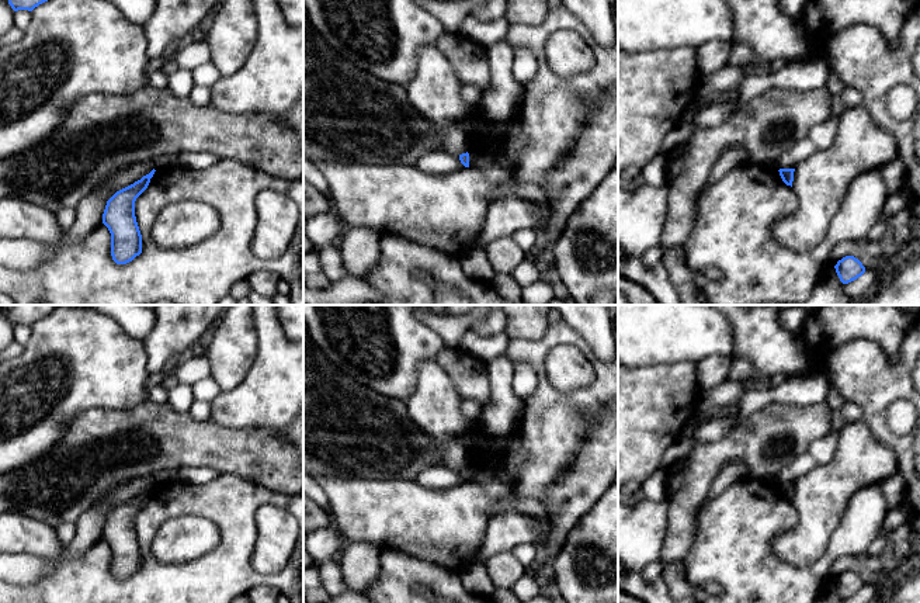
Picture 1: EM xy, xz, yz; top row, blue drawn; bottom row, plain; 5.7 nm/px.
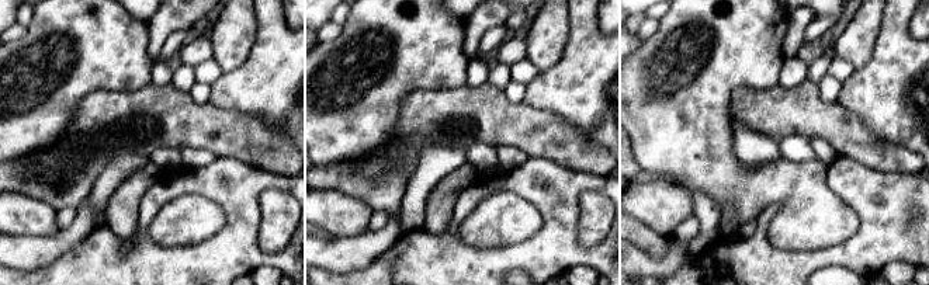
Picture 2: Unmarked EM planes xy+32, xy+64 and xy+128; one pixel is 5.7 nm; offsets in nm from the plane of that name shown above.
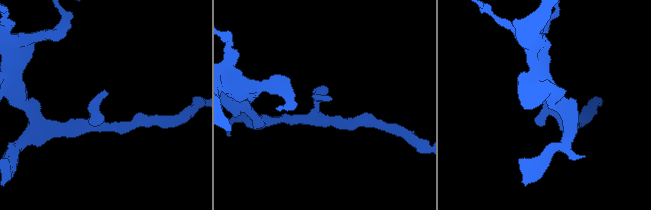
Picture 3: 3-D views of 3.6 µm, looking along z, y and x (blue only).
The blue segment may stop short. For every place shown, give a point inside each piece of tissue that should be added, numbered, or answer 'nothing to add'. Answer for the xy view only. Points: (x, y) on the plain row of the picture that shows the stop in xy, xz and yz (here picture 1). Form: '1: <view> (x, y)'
nothing to add

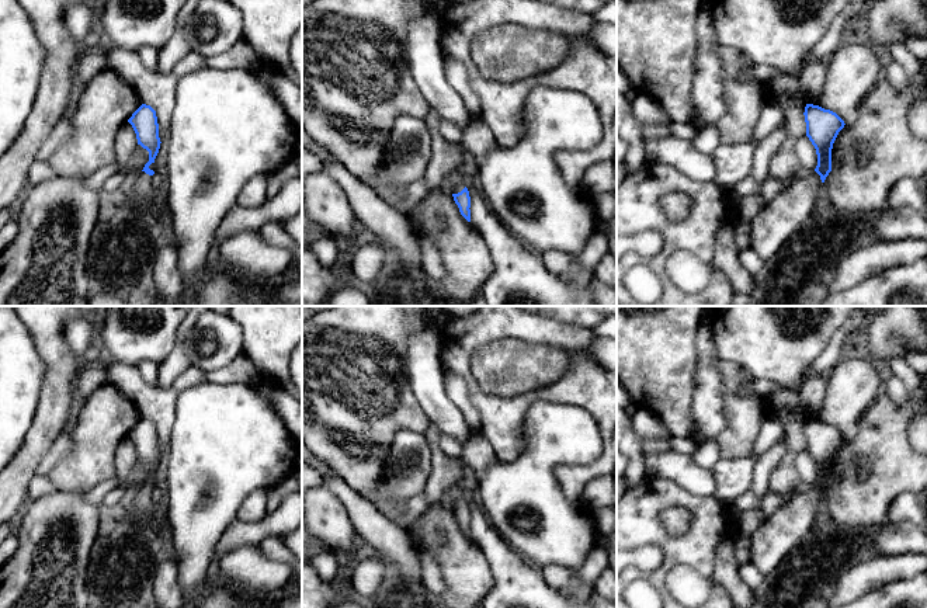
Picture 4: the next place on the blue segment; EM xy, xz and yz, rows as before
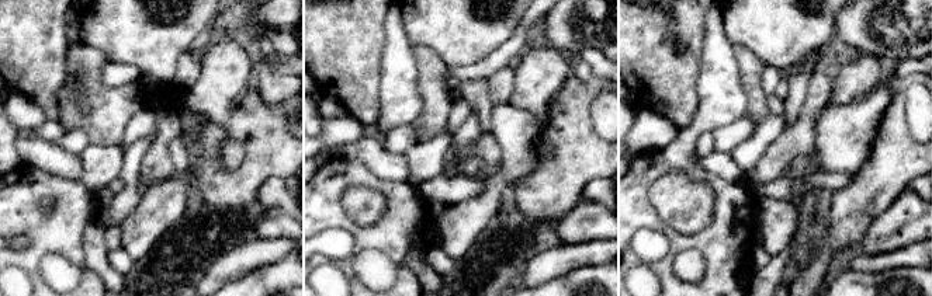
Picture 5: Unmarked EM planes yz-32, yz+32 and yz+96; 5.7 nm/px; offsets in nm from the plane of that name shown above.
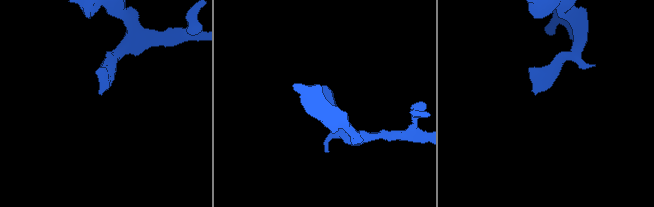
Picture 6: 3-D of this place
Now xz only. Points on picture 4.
1: xz (454, 500)

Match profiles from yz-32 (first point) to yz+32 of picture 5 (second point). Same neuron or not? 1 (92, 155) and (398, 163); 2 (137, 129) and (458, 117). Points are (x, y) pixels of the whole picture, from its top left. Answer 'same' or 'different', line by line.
1: different
2: same

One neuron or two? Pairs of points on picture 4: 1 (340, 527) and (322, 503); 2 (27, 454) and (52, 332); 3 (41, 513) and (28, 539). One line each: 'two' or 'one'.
1: one
2: one
3: one

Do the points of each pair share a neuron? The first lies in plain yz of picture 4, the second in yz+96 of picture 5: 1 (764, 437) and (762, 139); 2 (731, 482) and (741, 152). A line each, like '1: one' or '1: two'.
1: two
2: one

